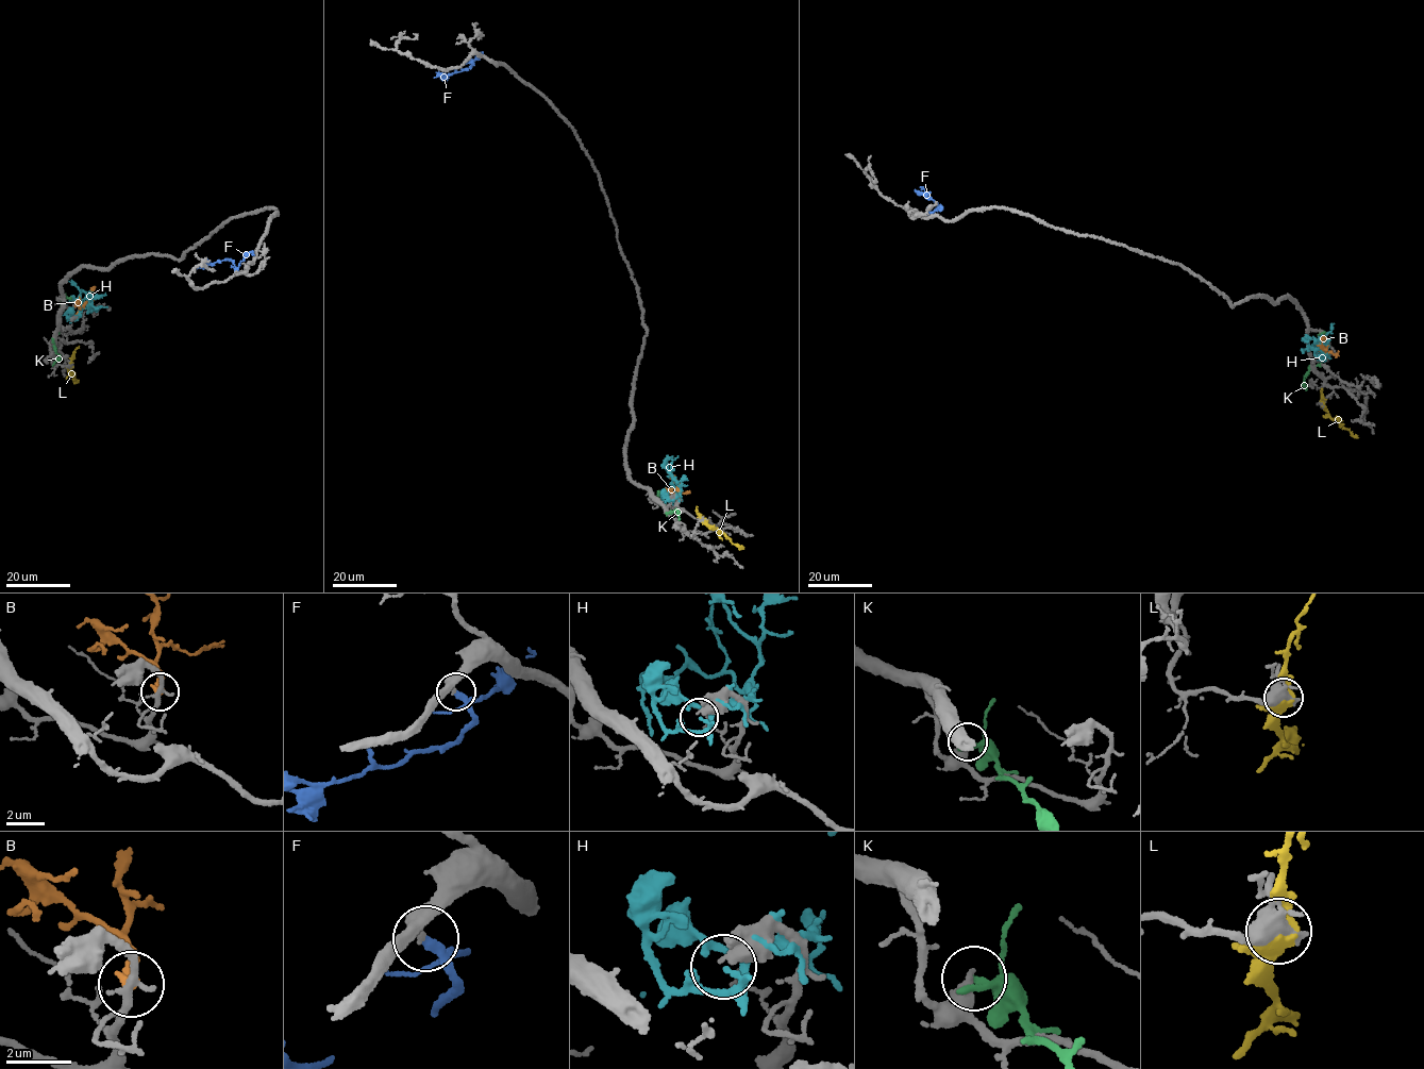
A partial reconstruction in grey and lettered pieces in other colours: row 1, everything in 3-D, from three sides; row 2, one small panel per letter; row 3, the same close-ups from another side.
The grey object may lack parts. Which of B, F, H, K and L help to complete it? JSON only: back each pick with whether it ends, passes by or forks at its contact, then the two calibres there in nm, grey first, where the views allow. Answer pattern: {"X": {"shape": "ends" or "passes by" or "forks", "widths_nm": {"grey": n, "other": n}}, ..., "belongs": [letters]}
{"F": {"shape": "passes by", "widths_nm": {"grey": 360, "other": 200}}, "belongs": ["F"]}

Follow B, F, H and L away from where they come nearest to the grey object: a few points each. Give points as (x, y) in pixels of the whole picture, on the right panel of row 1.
B: (1325, 357), (1327, 352), (1321, 344), (1324, 336)
F: (925, 213), (933, 213), (937, 204), (915, 189)
H: (1318, 355), (1323, 358), (1327, 355), (1308, 346), (1308, 339), (1304, 340), (1308, 341)
L: (1323, 405), (1328, 415), (1357, 437)

